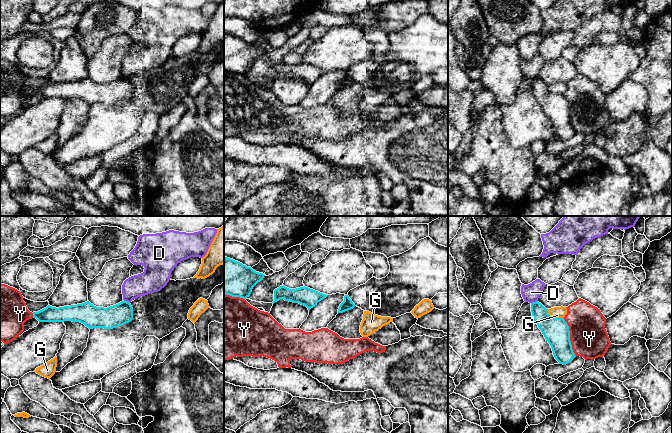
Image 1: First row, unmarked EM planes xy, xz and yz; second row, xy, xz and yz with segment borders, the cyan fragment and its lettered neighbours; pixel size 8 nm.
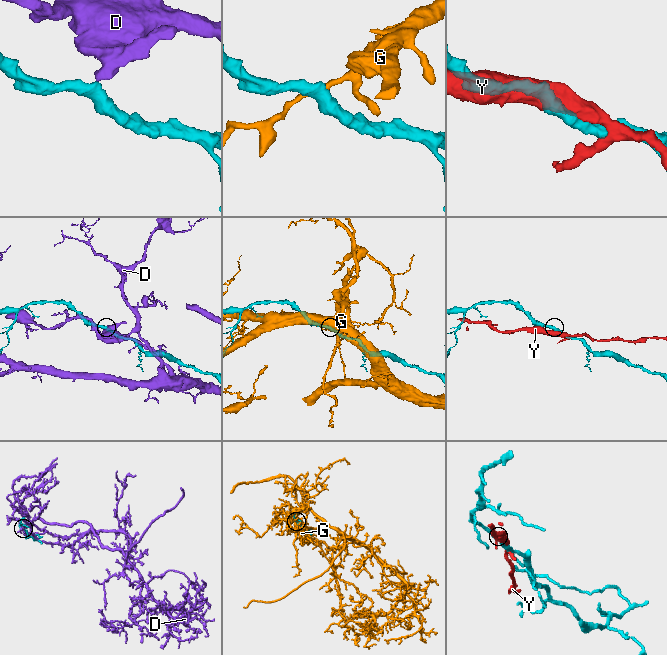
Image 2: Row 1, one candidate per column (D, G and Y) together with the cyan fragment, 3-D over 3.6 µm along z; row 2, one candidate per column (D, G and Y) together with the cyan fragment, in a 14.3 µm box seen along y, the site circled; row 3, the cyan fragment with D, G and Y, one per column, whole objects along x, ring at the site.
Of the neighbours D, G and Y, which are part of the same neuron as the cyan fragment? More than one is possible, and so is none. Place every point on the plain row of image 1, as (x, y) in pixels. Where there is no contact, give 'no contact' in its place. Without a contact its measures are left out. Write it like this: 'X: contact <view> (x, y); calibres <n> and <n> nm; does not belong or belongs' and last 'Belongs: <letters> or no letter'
D: contact yz (534, 78); calibres 170 and 140 nm; does not belong
G: contact yz (554, 93); calibres 200 and 100 nm; does not belong
Y: contact yz (569, 113); calibres 200 and 300 nm; does not belong
Belongs: no letter

